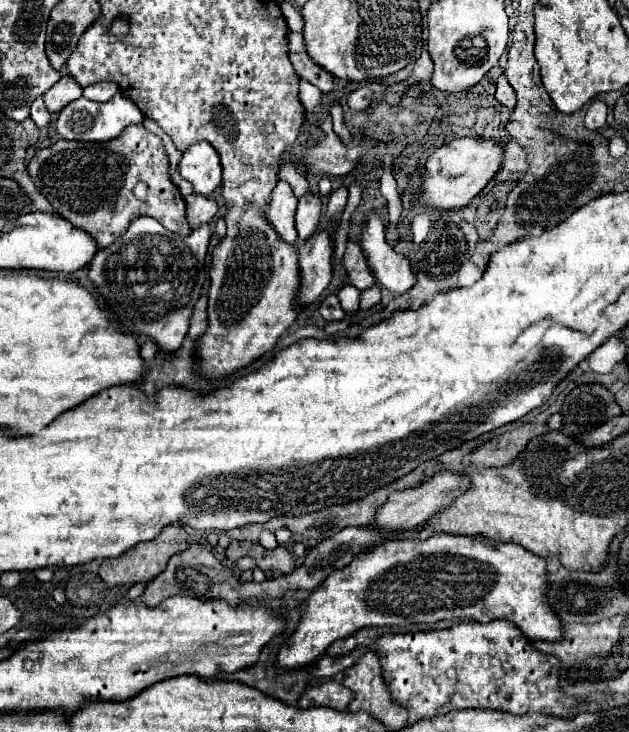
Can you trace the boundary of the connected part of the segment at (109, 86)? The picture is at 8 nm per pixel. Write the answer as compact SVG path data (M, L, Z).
M101 82L101 84L91 84L87 88L83 88L83 96L95 102L105 102L111 100L117 92L117 86L113 82Z

